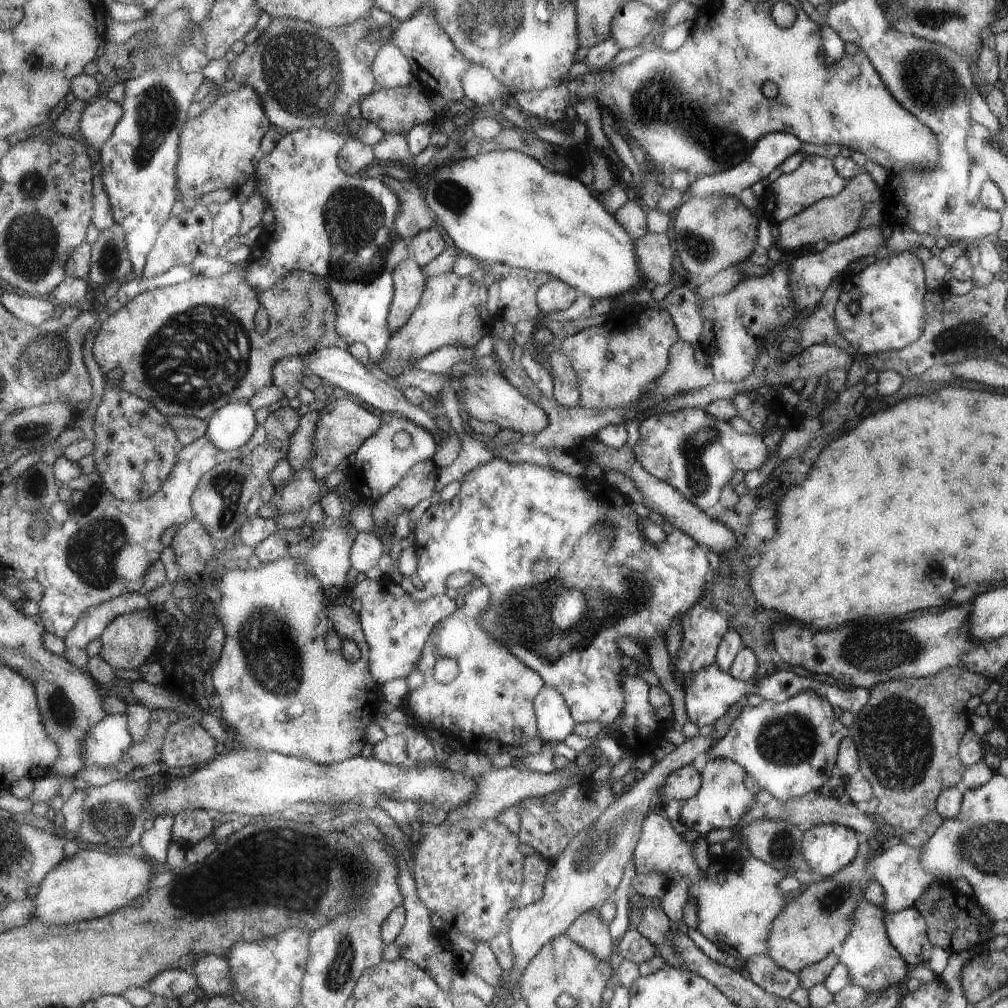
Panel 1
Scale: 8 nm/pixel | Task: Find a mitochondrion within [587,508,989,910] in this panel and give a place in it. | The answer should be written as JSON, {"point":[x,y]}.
{"point":[897,738]}

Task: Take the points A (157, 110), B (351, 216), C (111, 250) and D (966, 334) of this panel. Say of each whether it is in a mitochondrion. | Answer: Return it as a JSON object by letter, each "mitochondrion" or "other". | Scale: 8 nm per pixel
{"A":"mitochondrion","B":"mitochondrion","C":"mitochondrion","D":"mitochondrion"}

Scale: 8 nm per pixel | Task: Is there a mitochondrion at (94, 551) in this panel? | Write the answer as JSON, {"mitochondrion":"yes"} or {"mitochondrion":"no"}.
{"mitochondrion":"yes"}

